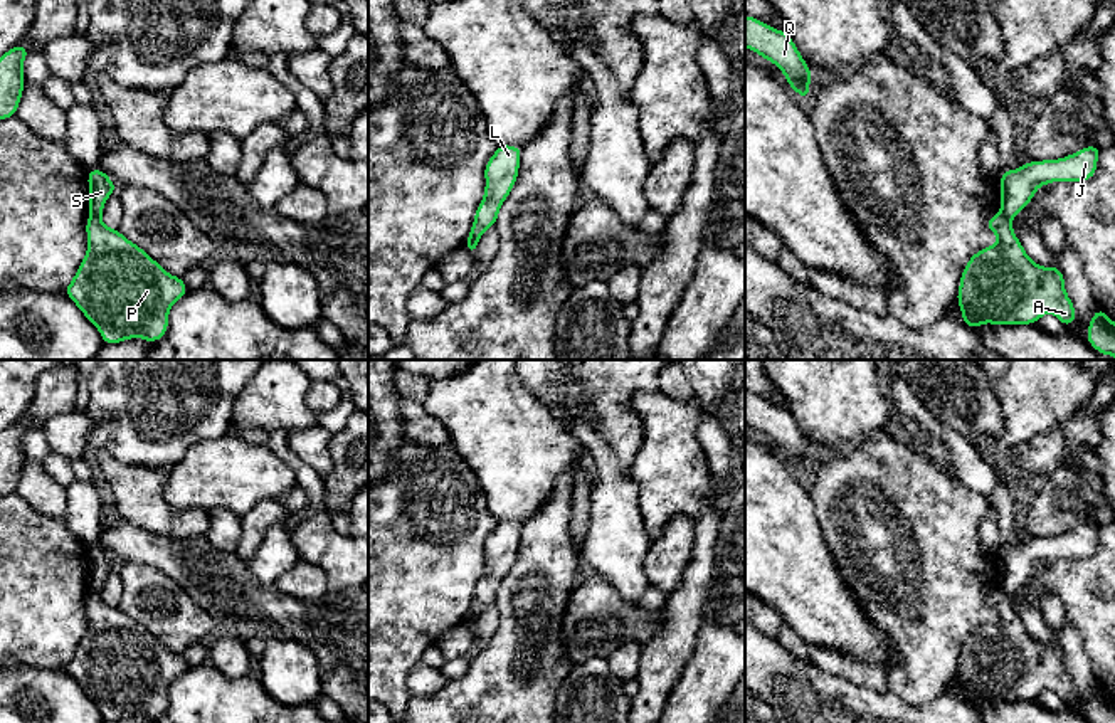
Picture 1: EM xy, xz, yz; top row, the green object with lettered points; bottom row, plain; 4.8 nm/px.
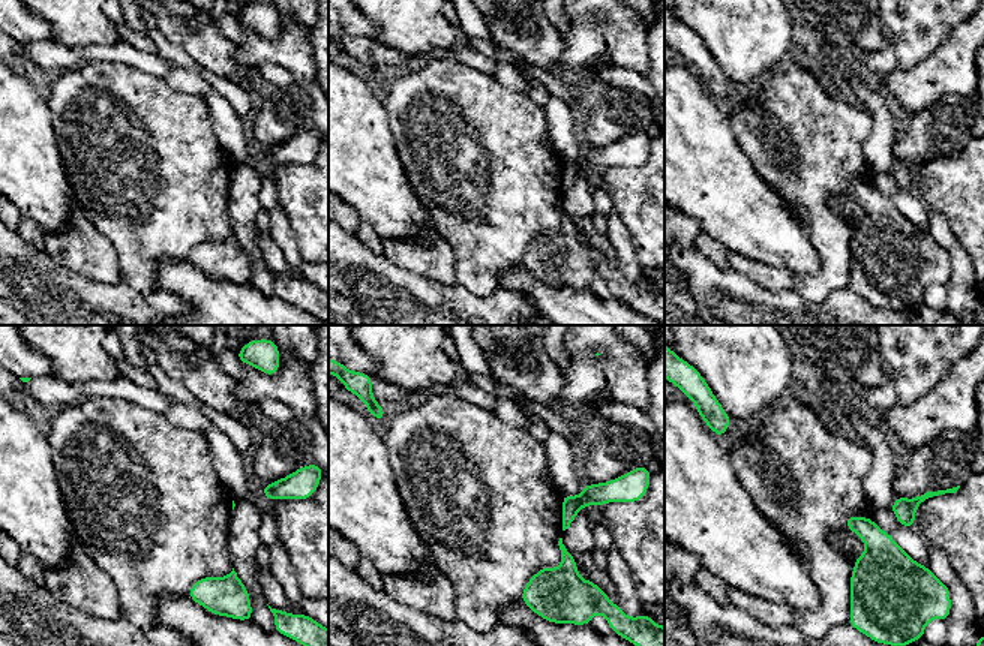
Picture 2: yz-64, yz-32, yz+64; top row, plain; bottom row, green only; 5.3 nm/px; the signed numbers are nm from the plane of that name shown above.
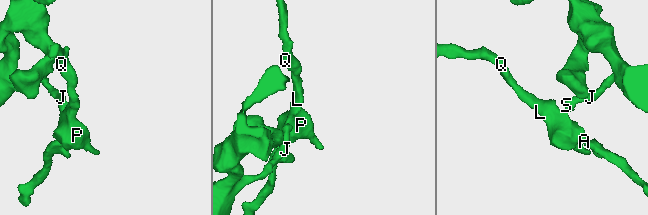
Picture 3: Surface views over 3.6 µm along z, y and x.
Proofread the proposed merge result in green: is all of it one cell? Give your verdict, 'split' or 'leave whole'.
split

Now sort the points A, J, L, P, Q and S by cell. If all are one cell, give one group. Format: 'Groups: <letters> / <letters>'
Groups: A L P Q / J S

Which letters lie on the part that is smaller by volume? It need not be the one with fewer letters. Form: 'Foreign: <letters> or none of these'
Foreign: A, L, P, Q

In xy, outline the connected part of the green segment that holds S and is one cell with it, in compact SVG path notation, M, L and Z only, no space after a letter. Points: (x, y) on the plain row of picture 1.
M99 545L87 548L89 592L101 592L106 577L116 568L113 557Z

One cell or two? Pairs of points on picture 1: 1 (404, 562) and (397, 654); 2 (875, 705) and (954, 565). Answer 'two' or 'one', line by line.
1: one
2: two

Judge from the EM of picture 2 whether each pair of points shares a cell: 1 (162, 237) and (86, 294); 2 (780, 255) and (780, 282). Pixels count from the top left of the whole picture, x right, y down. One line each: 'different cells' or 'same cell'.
1: different cells
2: different cells

